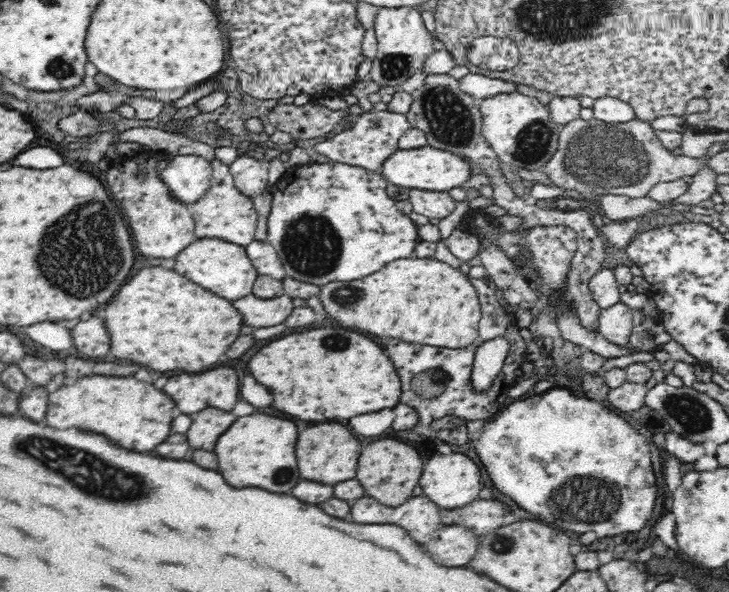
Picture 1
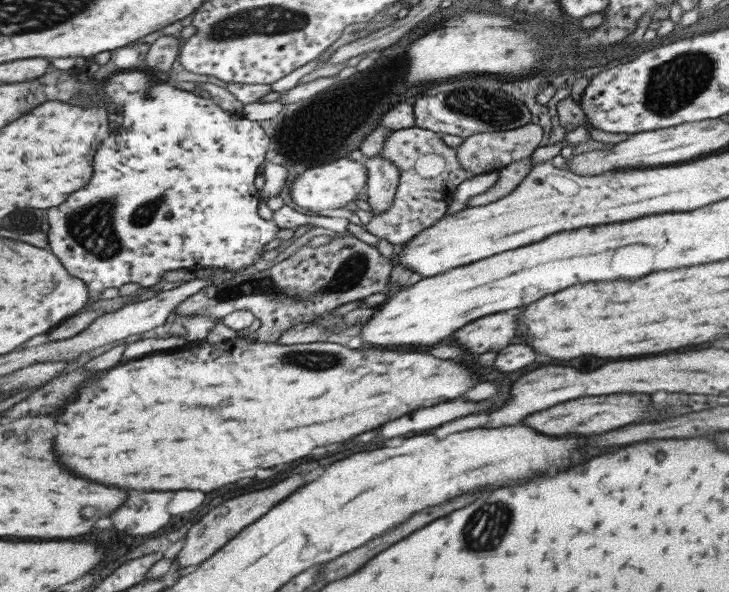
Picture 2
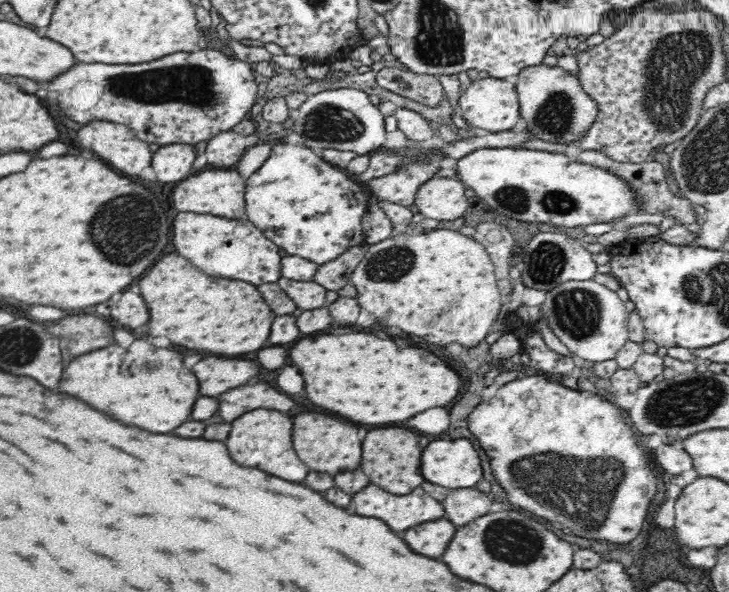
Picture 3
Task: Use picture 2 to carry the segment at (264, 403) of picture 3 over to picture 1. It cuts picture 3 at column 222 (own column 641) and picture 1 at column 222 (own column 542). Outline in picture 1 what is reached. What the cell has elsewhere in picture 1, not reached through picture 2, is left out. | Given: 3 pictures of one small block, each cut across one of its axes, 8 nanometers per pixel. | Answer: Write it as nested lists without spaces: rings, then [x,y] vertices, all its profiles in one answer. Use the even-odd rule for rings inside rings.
[[[206,408],[192,416],[192,426],[188,430],[188,442],[192,448],[212,450],[216,440],[236,422],[236,416],[224,410]]]

